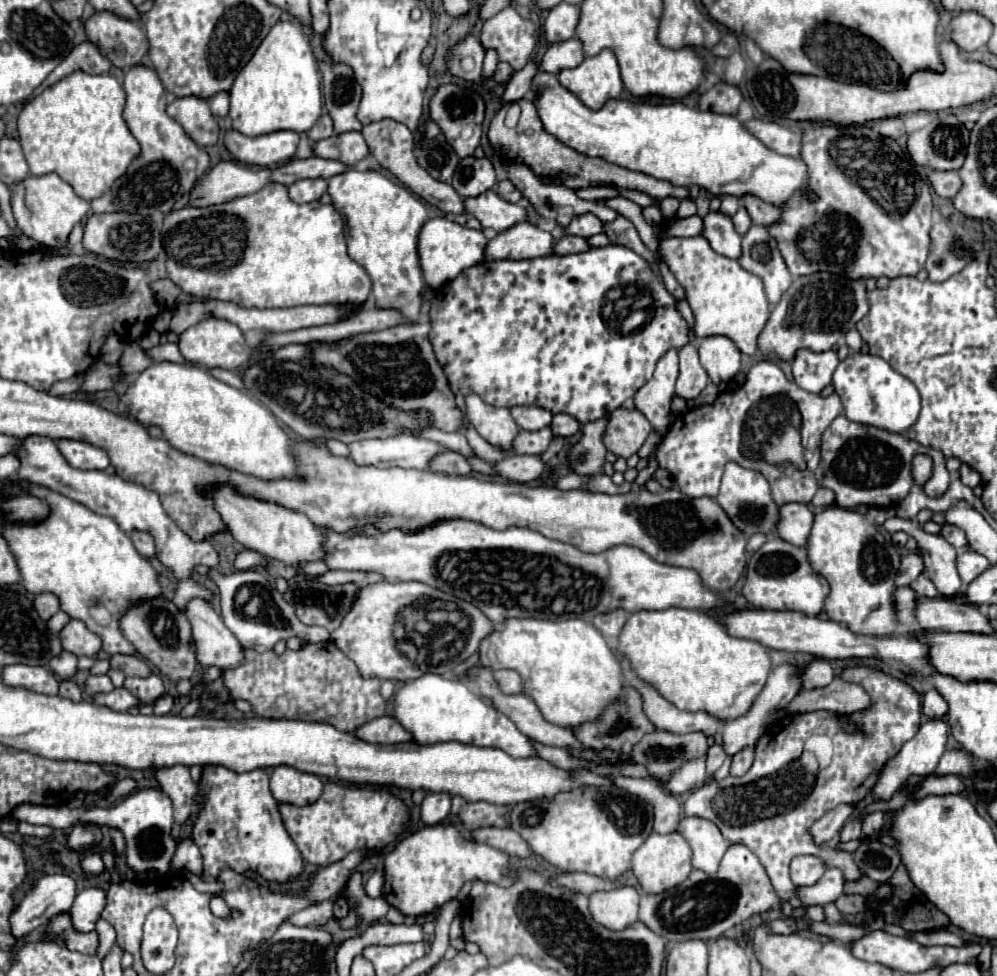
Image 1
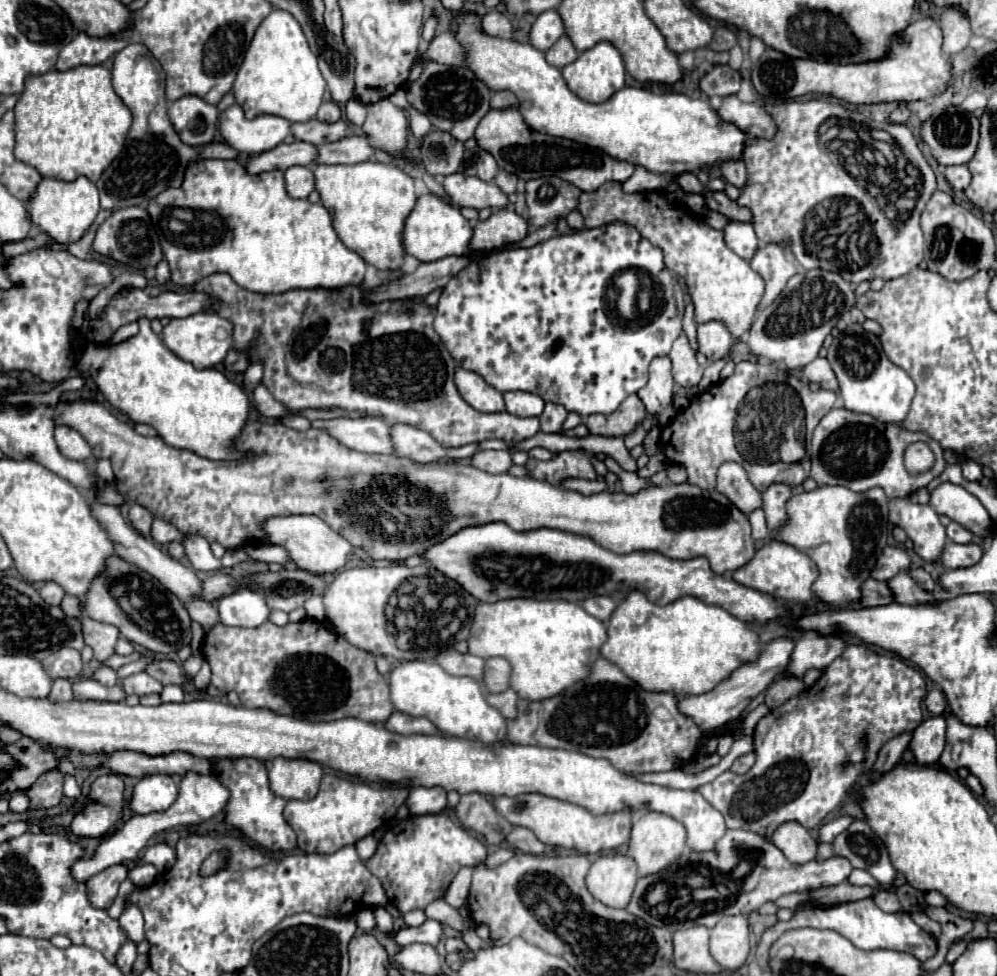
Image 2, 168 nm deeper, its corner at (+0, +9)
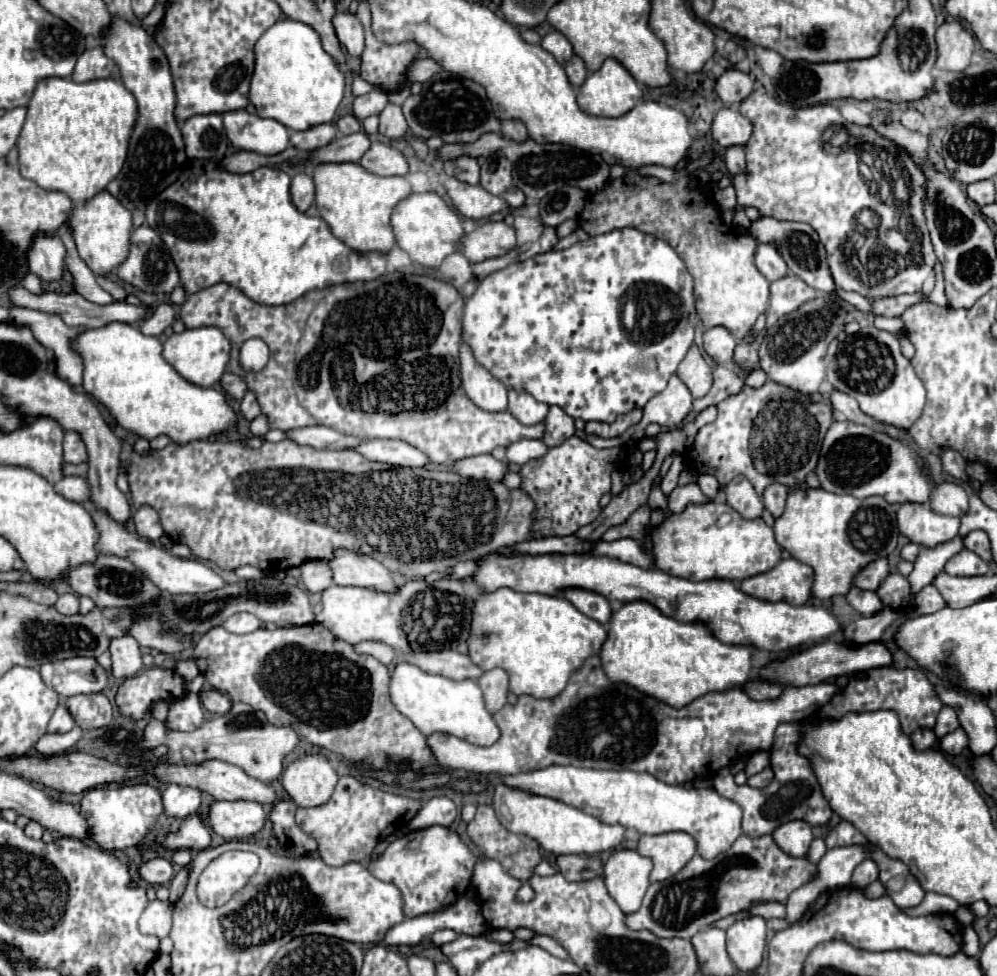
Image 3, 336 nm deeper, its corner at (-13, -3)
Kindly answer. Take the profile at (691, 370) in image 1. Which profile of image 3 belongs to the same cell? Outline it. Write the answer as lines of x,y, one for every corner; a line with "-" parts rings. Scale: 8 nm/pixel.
692,345
688,349
686,357
678,365
676,375
684,381
684,385
690,389
694,399
704,397
712,387
712,367
704,361
704,357
696,345

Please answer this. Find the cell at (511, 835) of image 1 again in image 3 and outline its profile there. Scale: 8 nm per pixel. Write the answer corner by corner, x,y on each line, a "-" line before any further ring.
560,855
556,859
558,871
566,877
566,881
588,881
590,877
604,875
604,863
598,855

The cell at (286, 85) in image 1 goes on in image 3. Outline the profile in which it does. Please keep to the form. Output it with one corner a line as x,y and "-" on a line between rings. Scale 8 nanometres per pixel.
294,19
276,21
254,45
254,75
250,81
250,103
256,107
260,117
274,119
294,131
304,131
314,125
330,123
344,97
344,87
344,73
338,69
334,57
330,57
324,51
320,35
306,23

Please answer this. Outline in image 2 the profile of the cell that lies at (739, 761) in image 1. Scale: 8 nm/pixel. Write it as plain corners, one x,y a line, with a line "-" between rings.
745,753
745,755
741,755
741,757
735,759
735,763
731,765
731,771
733,773
739,773
739,775
741,773
747,773
753,763
755,763
755,753

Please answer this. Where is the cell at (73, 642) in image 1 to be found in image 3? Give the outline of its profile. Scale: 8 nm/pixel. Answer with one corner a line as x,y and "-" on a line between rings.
132,635
112,639
110,653
112,653
112,673
114,673
114,677
126,679
126,677
136,675
144,667
140,645
138,645
138,641
134,641

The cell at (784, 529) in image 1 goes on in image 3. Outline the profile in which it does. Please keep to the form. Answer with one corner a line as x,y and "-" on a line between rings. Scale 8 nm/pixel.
774,483
774,485
768,485
762,493
762,499
764,499
764,507
774,515
774,517
780,517
782,511
784,511
784,505
786,505
786,497
788,497
788,487
782,485
782,483

